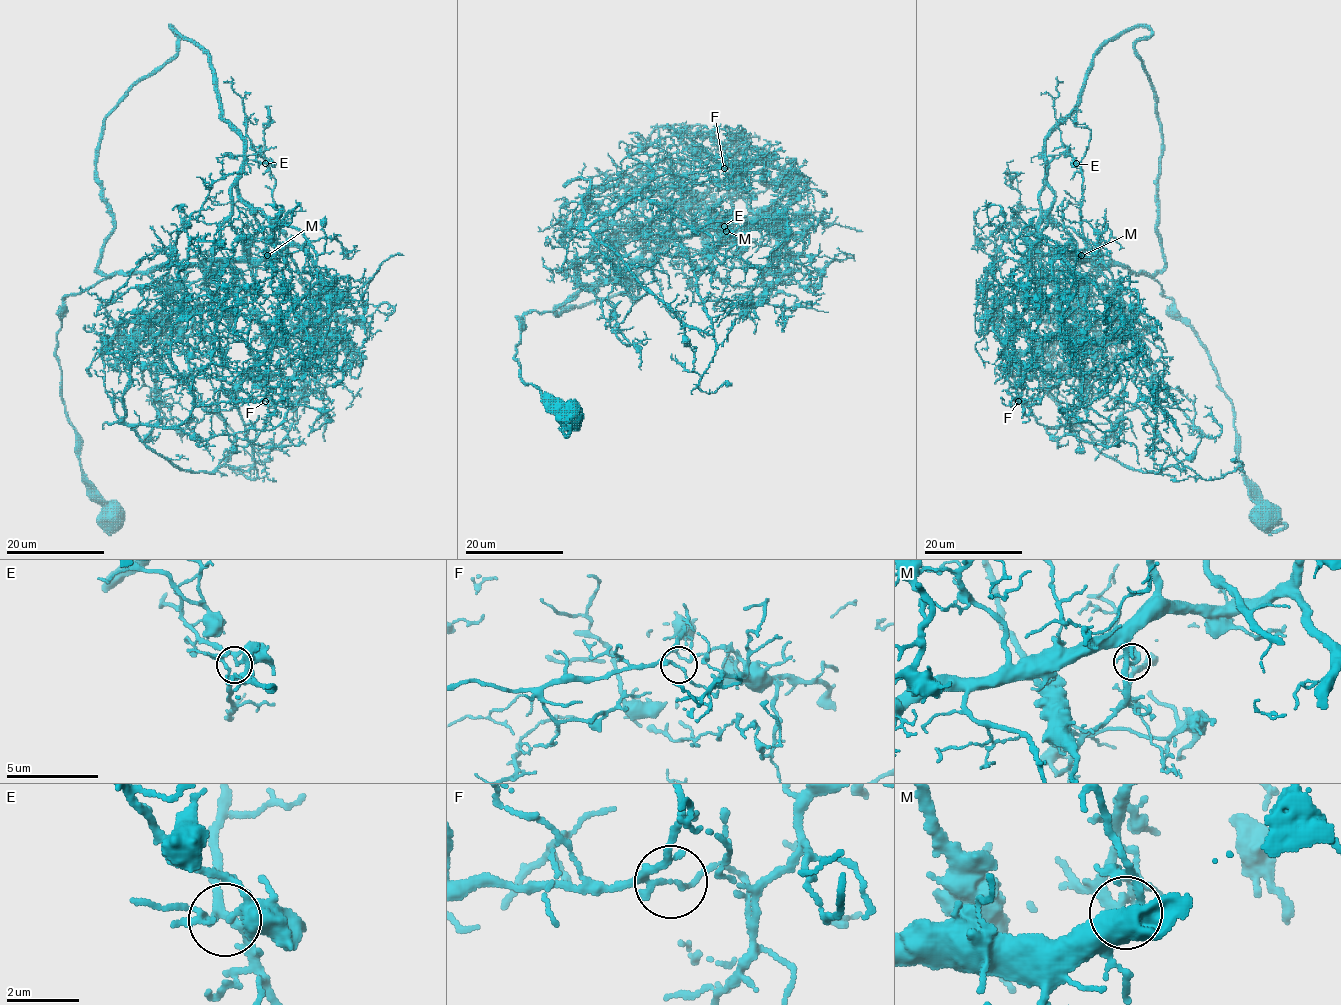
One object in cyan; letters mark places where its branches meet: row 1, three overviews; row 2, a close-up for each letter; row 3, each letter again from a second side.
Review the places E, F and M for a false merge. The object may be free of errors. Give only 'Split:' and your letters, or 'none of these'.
Split: F

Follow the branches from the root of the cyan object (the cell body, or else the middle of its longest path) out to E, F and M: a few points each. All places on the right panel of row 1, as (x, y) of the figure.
E: (1267, 516), (1240, 468), (1232, 401), (1175, 303), (1146, 273), (1078, 260), (1092, 246), (1076, 163)
F: (1267, 516), (1207, 348), (1146, 273), (1104, 268), (1075, 333), (1027, 347), (1016, 372), (1010, 360), (1019, 401)
M: (1267, 516), (1250, 497), (1240, 468), (1232, 401), (1175, 303), (1146, 273), (1079, 261), (1081, 255)

